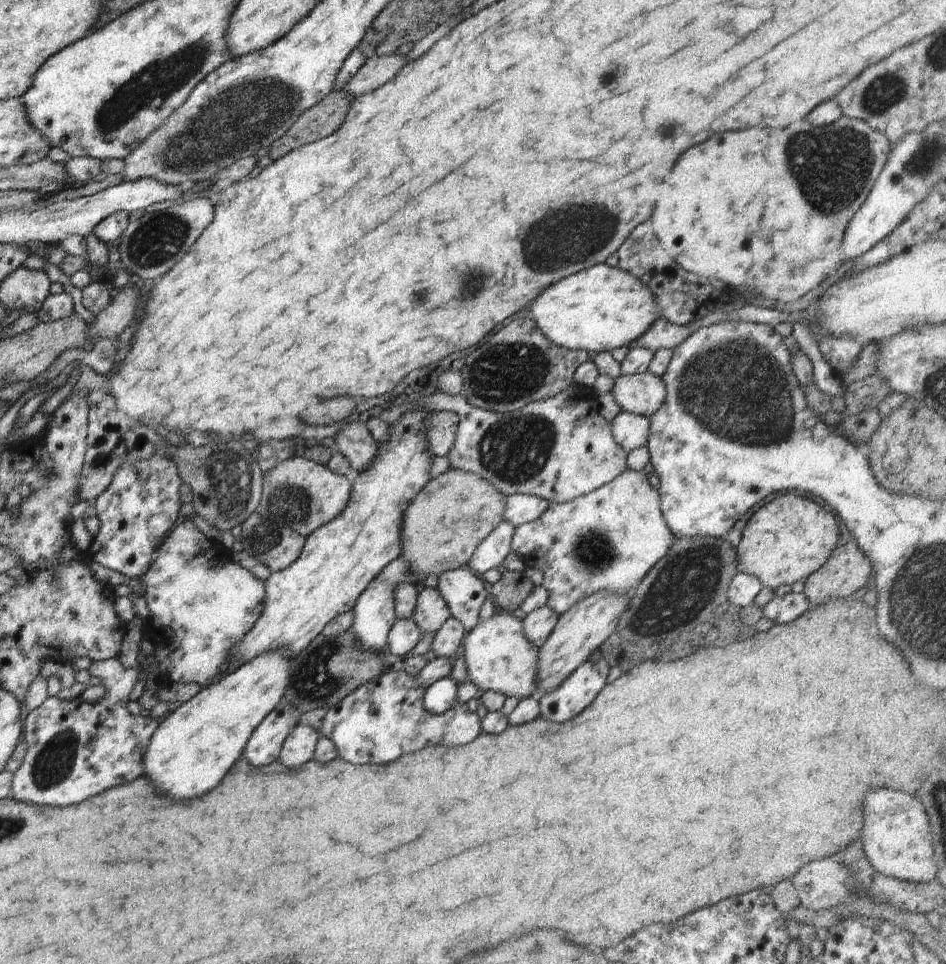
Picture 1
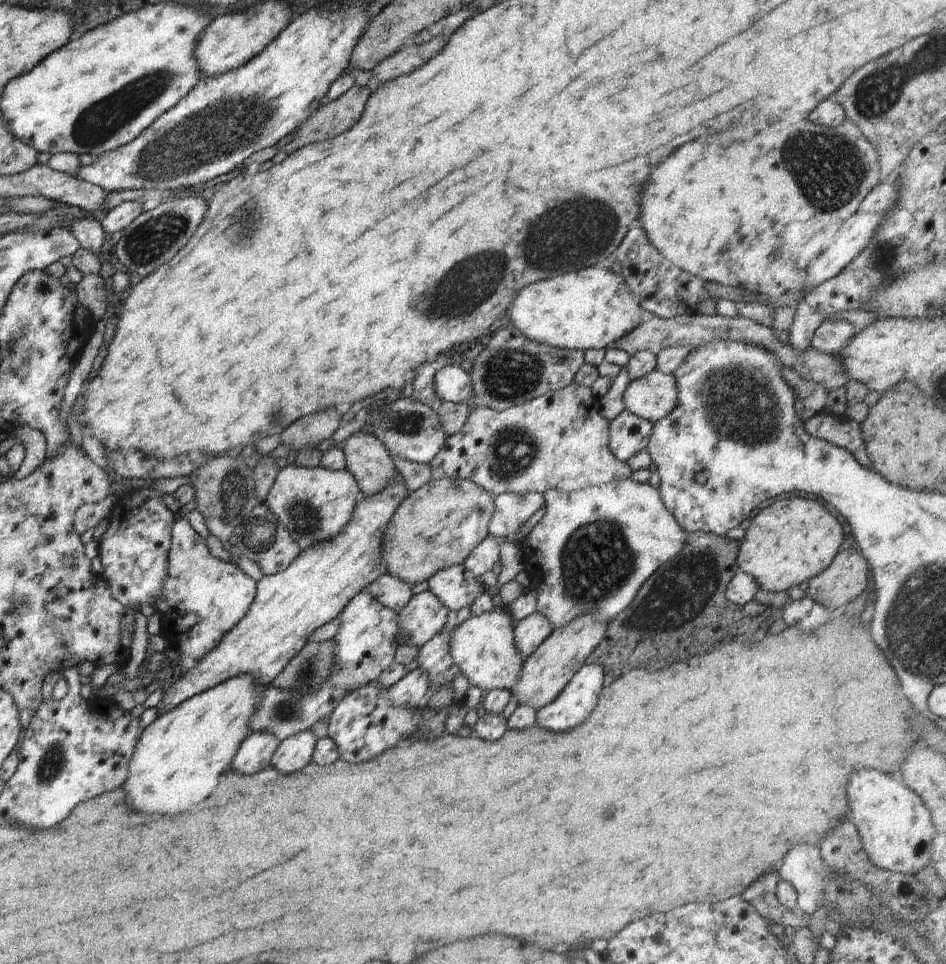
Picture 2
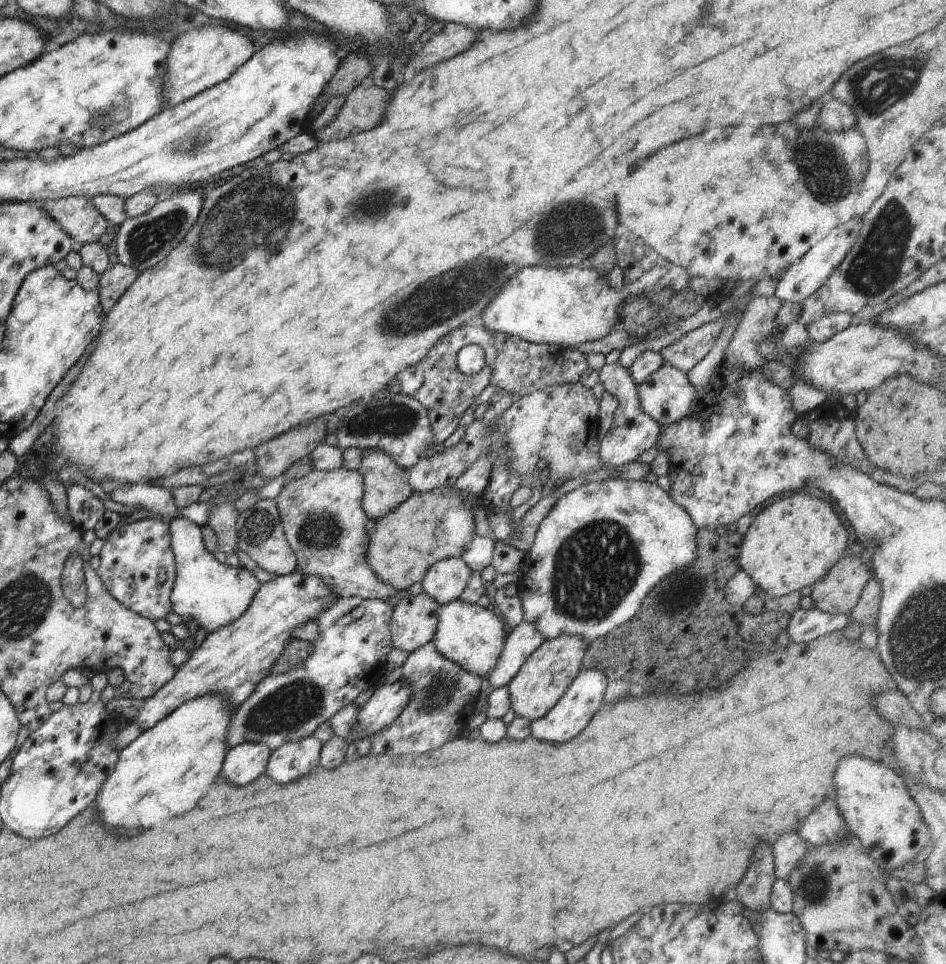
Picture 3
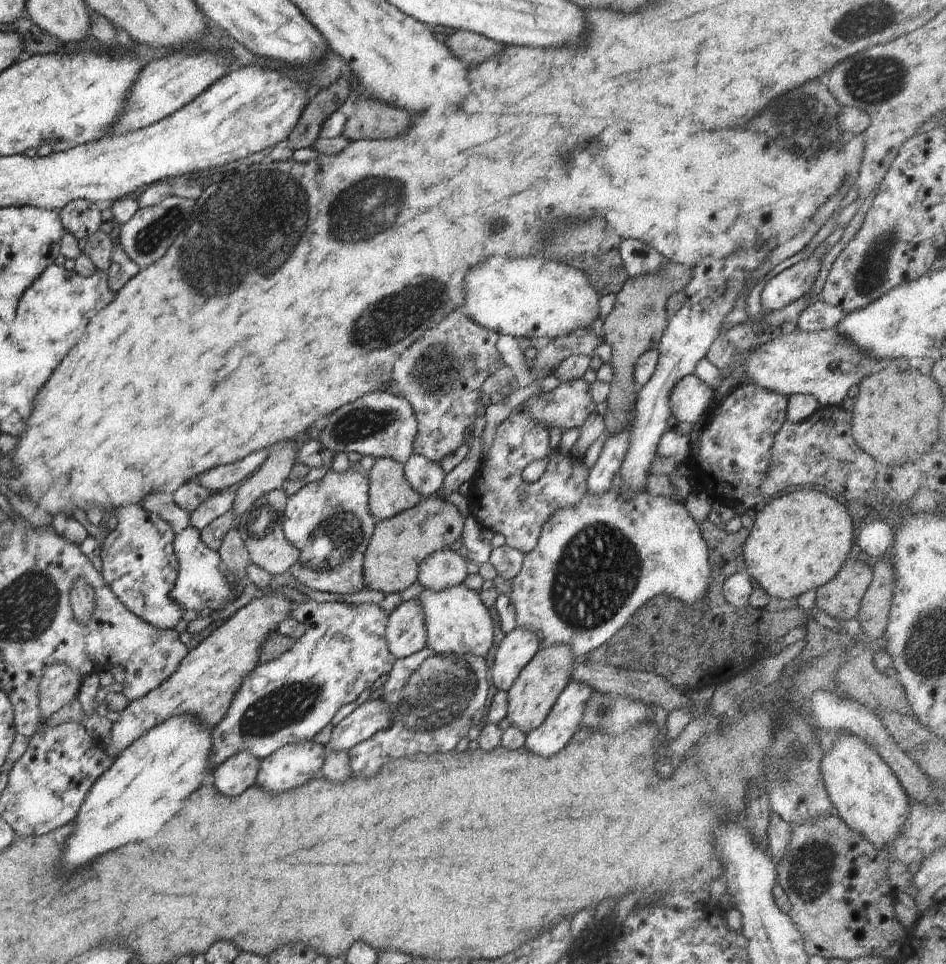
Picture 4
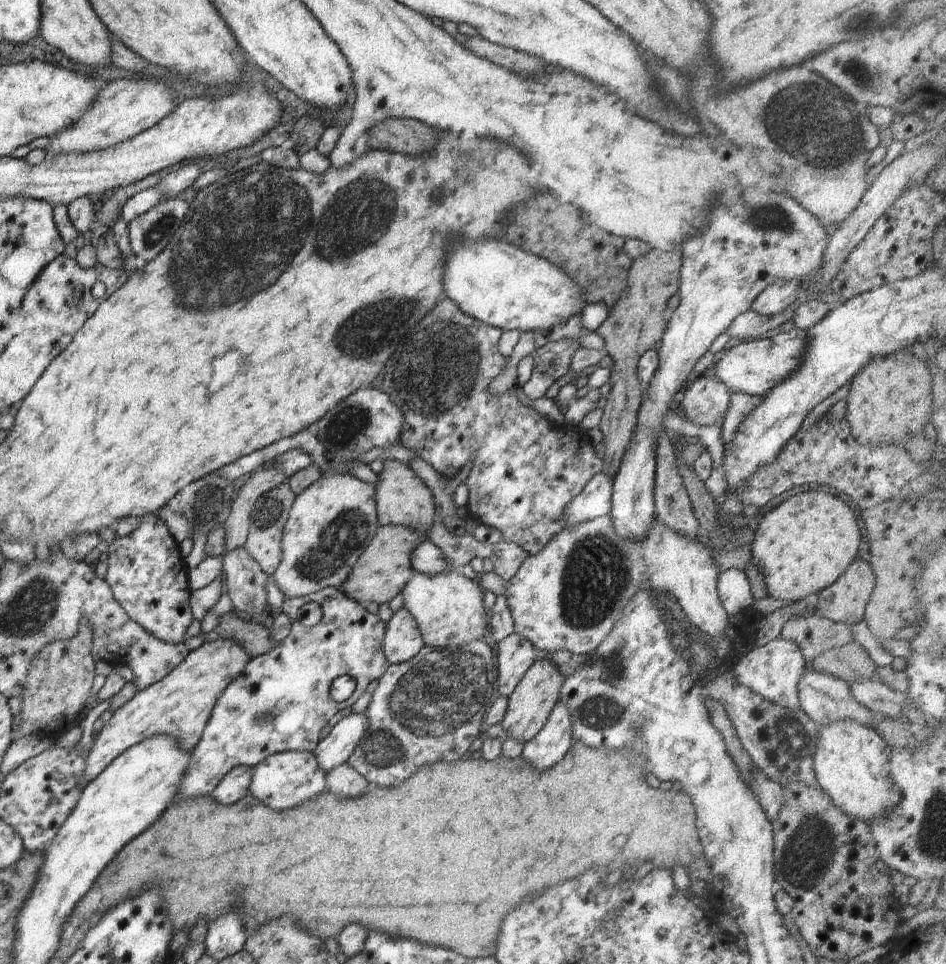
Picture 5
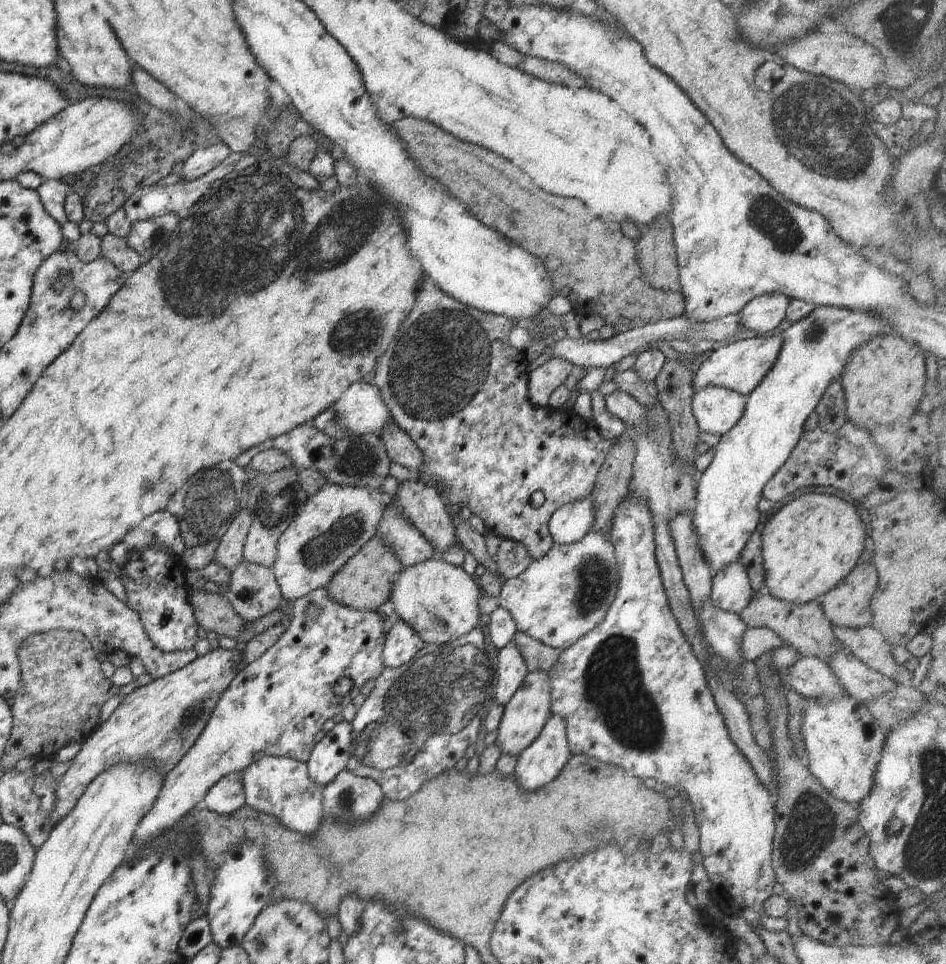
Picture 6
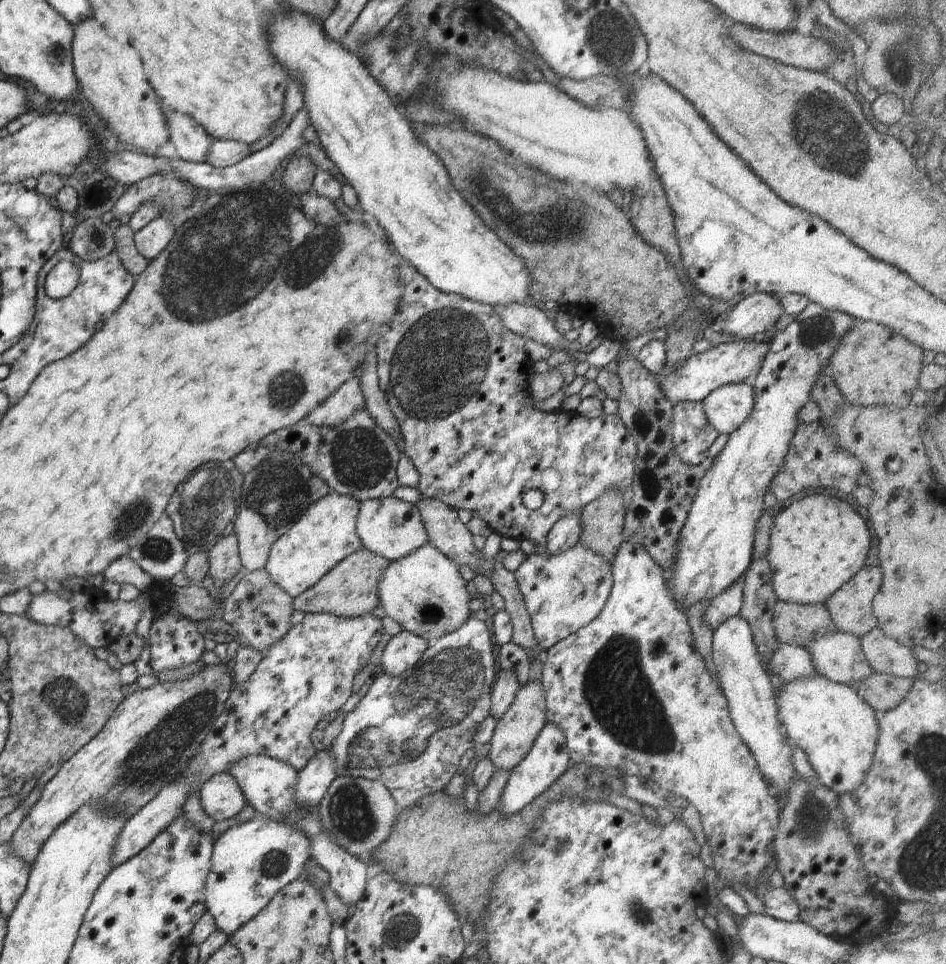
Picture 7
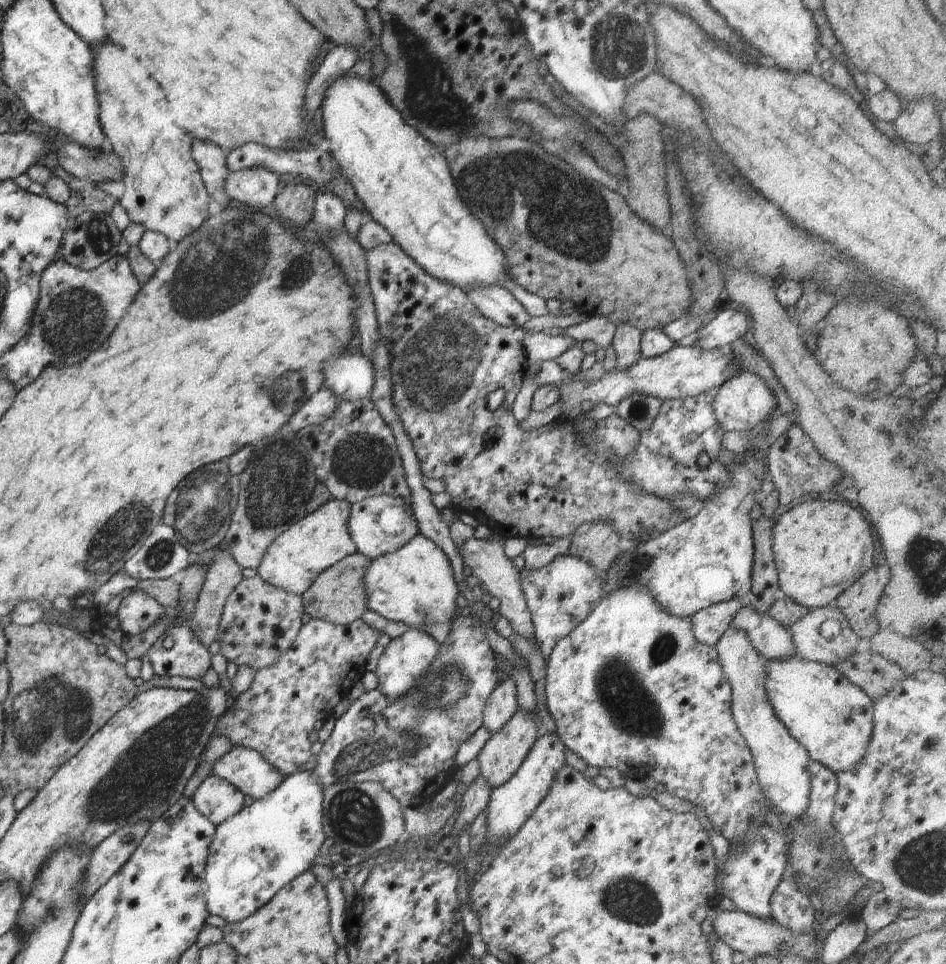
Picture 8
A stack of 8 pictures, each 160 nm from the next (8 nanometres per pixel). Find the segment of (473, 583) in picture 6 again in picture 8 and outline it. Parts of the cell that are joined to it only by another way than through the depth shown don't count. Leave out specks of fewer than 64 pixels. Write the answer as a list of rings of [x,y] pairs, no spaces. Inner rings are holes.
[[[422,534],[389,554],[370,560],[364,572],[367,609],[388,621],[402,622],[405,629],[451,623],[456,614],[458,586],[444,552]]]

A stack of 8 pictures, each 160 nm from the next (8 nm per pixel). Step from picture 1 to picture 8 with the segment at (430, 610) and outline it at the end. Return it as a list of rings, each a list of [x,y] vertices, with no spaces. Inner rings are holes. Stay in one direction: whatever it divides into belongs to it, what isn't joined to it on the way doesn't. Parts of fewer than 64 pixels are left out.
[[[405,629],[402,636],[390,640],[378,660],[378,668],[374,672],[378,678],[377,689],[392,702],[408,696],[408,690],[412,690],[412,686],[420,680],[420,676],[426,674],[426,670],[430,668],[430,662],[438,658],[440,645],[438,640],[434,640],[432,636],[420,629]]]

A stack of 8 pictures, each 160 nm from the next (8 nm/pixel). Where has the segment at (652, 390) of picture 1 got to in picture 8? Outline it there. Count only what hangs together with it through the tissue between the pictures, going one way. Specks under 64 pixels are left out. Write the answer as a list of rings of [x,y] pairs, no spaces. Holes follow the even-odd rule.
[[[745,369],[715,390],[714,414],[720,426],[727,432],[743,432],[760,427],[771,418],[776,407],[778,400],[765,380]]]

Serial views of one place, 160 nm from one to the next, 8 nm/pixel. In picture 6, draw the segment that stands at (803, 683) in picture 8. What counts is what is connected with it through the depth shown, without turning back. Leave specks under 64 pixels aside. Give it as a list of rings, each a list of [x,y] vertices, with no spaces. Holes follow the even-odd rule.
[[[848,694],[828,704],[805,699],[803,724],[799,731],[807,750],[805,763],[808,770],[834,798],[860,806],[873,789],[874,775],[887,739],[886,732],[870,715],[866,705]]]

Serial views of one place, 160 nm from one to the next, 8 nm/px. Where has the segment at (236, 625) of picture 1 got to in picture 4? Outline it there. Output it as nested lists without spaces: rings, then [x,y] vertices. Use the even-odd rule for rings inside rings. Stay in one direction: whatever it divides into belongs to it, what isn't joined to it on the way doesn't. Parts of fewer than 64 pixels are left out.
[[[186,527],[173,538],[174,554],[177,556],[177,581],[174,582],[172,598],[185,610],[197,610],[212,613],[226,608],[231,599],[237,599],[238,590],[235,582],[222,570],[222,560],[218,552],[210,550],[201,539],[201,531],[195,527]]]

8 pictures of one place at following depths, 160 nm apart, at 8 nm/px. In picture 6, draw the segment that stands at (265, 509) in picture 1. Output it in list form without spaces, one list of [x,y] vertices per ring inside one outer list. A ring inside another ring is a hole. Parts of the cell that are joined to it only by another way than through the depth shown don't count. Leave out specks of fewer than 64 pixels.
[[[328,482],[316,494],[310,495],[277,544],[277,559],[272,569],[282,598],[292,604],[316,589],[326,588],[332,577],[377,535],[378,523],[385,513],[386,503],[385,495],[378,489],[340,486]]]

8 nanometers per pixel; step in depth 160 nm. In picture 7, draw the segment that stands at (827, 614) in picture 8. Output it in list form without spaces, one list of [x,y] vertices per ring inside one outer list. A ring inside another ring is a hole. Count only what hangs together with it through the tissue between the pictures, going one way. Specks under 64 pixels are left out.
[[[833,628],[827,635],[816,637],[804,648],[810,653],[810,658],[815,664],[818,674],[831,681],[853,687],[857,682],[863,681],[874,673],[873,668],[866,660],[859,637],[853,634]]]

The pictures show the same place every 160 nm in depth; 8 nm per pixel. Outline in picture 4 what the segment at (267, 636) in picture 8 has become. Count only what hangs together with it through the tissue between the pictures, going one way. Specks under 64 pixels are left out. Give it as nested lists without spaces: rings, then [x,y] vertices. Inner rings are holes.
[[[236,527],[230,529],[223,538],[218,551],[221,560],[227,566],[227,574],[235,583],[247,576],[250,555]]]

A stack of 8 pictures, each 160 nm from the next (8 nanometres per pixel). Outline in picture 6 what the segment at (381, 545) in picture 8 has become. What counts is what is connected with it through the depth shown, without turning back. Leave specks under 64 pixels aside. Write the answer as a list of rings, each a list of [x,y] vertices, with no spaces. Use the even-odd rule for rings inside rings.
[[[385,504],[385,513],[378,523],[377,535],[397,554],[405,567],[437,557],[434,547],[418,532],[401,511]]]

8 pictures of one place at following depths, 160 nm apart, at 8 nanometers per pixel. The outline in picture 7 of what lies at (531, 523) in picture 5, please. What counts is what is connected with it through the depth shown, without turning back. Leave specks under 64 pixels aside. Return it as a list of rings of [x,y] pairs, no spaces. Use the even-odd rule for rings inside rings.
[[[400,258],[398,266],[403,274],[403,295],[390,326],[384,328],[383,335],[375,344],[377,375],[380,390],[384,392],[388,406],[390,406],[390,410],[399,422],[399,429],[403,436],[402,452],[411,460],[411,463],[419,472],[417,489],[421,494],[424,497],[436,497],[455,511],[460,509],[470,511],[472,516],[478,516],[486,521],[493,532],[501,537],[513,538],[519,542],[531,540],[534,543],[537,555],[541,555],[547,550],[547,534],[561,516],[570,513],[580,514],[589,502],[597,499],[610,487],[618,489],[625,497],[629,497],[629,486],[632,484],[635,471],[634,459],[637,455],[637,446],[636,441],[622,424],[618,414],[602,414],[595,419],[587,419],[576,411],[555,410],[547,413],[533,408],[528,403],[528,379],[534,370],[532,369],[532,360],[524,349],[527,339],[514,331],[508,330],[493,306],[476,303],[460,295],[443,293],[441,290],[434,288],[406,259]],[[531,488],[532,490],[540,490],[543,494],[544,500],[539,509],[530,510],[522,503],[522,496]]]

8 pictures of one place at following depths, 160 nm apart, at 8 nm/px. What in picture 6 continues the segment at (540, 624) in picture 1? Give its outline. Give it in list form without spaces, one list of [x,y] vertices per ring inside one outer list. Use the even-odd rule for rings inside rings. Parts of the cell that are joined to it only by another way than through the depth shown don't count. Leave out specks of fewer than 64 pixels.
[[[512,640],[496,651],[498,665],[495,669],[495,702],[504,706],[522,684],[528,669],[521,650]]]

